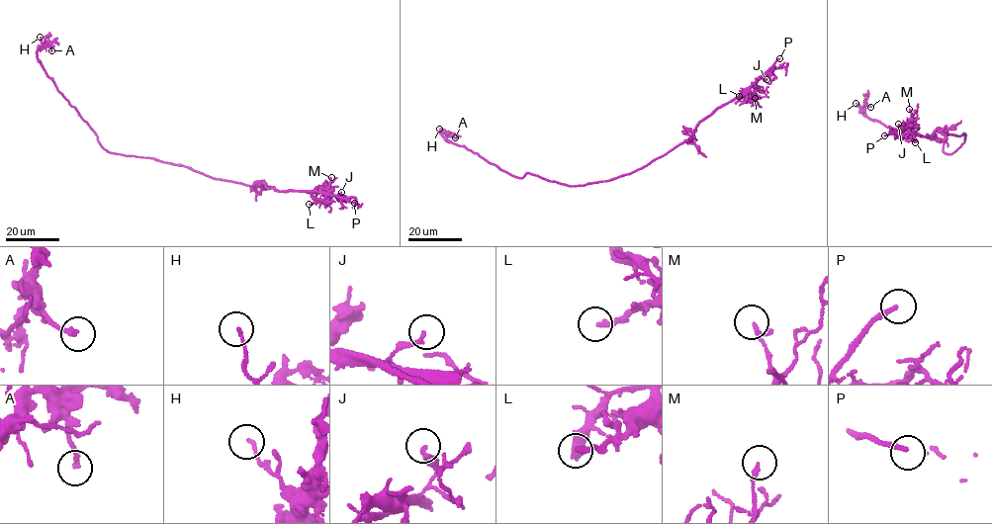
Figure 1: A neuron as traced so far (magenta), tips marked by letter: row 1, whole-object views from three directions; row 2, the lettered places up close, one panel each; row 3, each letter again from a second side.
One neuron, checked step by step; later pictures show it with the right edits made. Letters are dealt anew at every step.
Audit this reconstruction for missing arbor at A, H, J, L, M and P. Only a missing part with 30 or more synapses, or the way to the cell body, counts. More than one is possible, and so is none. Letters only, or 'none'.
P

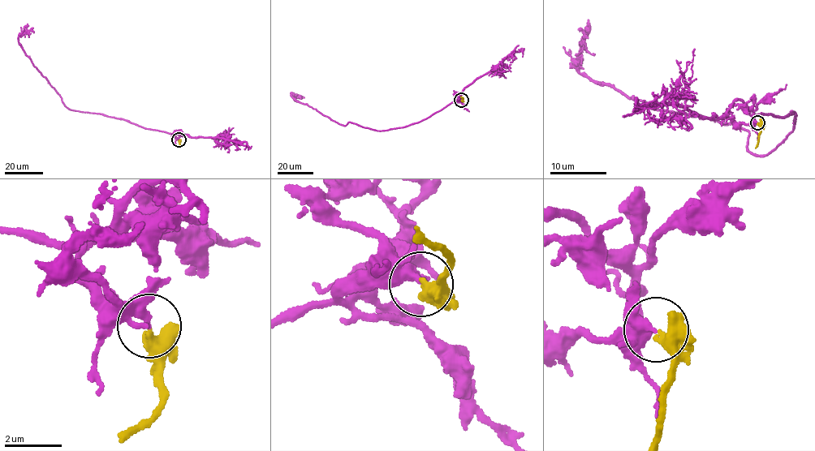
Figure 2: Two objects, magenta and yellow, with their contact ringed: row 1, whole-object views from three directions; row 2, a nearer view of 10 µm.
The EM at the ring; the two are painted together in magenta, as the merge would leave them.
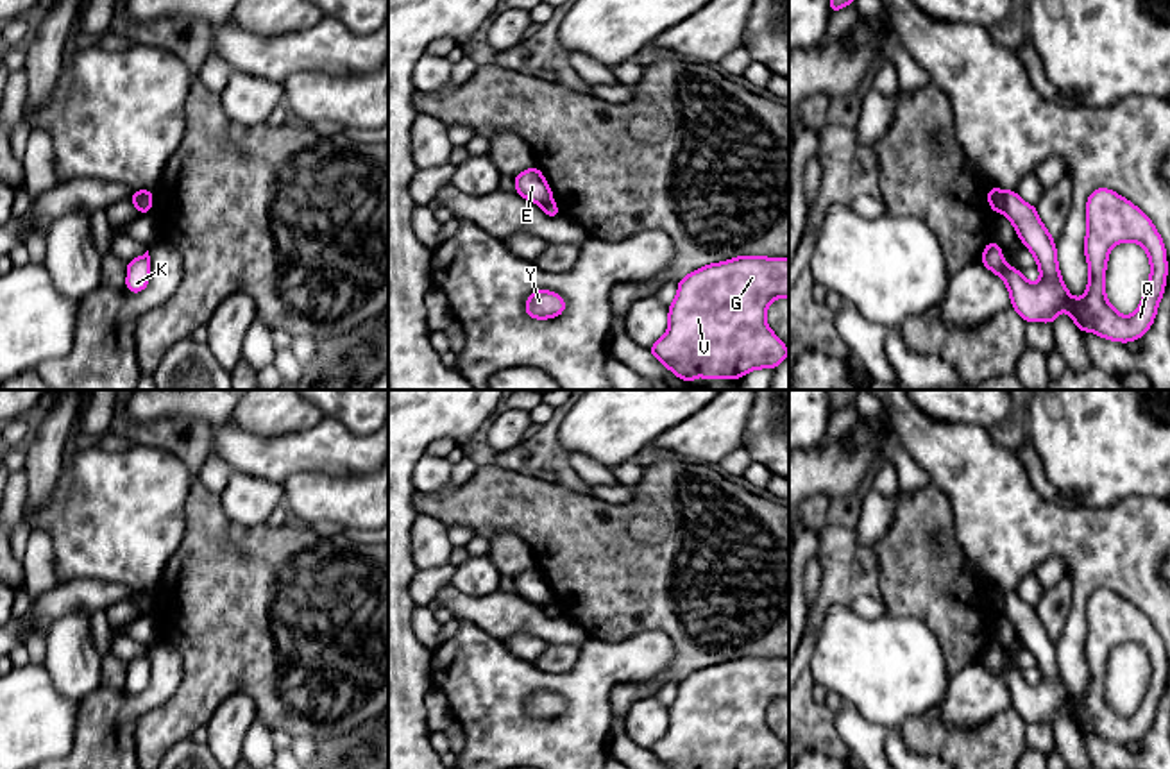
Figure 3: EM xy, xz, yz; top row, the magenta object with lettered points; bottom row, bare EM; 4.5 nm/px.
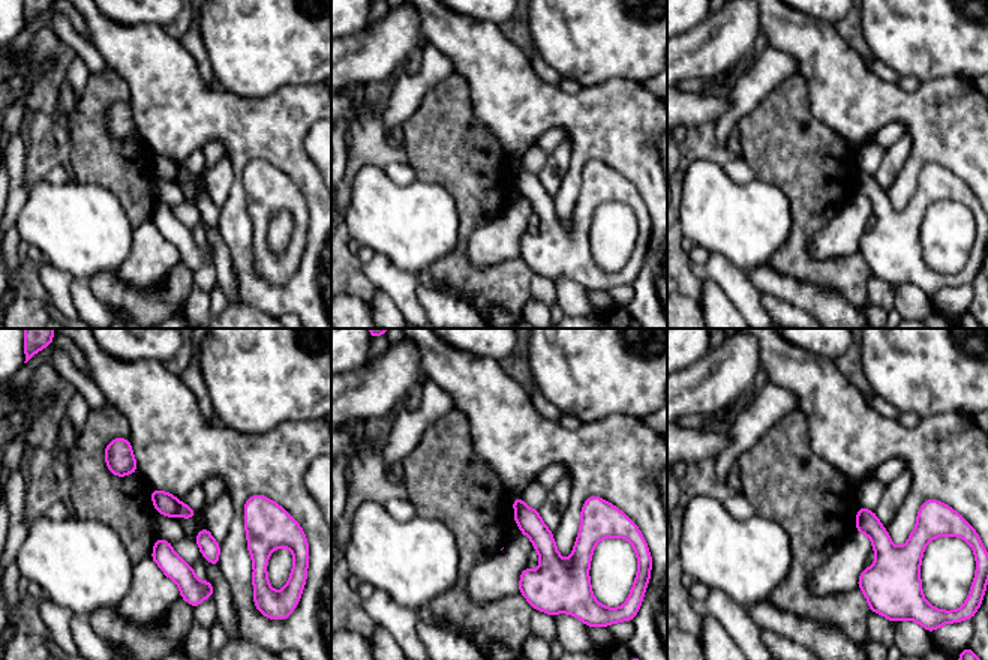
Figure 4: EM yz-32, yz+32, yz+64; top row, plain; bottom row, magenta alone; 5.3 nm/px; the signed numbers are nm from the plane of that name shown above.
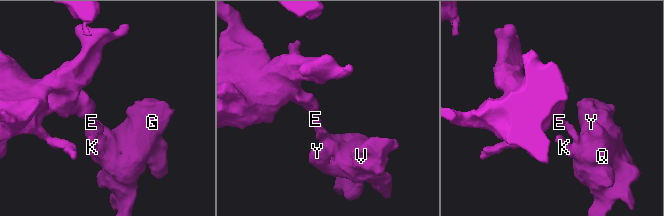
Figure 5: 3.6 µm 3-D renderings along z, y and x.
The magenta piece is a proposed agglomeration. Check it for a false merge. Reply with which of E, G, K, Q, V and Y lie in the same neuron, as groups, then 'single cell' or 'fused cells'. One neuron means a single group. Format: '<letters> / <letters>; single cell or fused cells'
E / G K Q V Y; fused cells

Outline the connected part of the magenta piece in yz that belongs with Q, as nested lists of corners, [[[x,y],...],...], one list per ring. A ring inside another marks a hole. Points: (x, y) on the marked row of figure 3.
[[[1107,188],[1091,191],[1086,202],[1084,241],[1089,279],[1084,297],[1073,299],[1059,272],[1056,241],[1039,220],[1036,206],[1023,202],[1014,190],[1005,190],[1004,200],[1004,216],[1011,220],[1018,238],[1034,254],[1041,279],[1032,284],[1020,270],[1007,266],[1002,247],[995,241],[984,247],[980,263],[1004,279],[1011,308],[1025,322],[1054,325],[1057,313],[1064,309],[1081,333],[1091,331],[1106,340],[1129,343],[1149,331],[1165,292],[1168,265],[1163,238],[1141,209]],[[1120,241],[1141,245],[1150,259],[1147,292],[1131,317],[1122,317],[1106,299],[1107,258]]]

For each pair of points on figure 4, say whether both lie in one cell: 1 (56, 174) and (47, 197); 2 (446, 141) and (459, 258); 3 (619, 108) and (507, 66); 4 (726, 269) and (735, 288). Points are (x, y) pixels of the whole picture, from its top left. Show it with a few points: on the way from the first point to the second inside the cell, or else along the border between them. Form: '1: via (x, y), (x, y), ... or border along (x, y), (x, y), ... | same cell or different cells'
1: border along (44, 179), (53, 183), (74, 180) | different cells
2: via (468, 170), (467, 230) | same cell
3: via (591, 108), (547, 107), (535, 95) | same cell
4: via (726, 273), (735, 284) | same cell

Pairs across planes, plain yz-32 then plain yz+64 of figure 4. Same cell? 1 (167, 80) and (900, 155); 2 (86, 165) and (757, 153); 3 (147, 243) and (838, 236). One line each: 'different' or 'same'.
1: different
2: same
3: same

